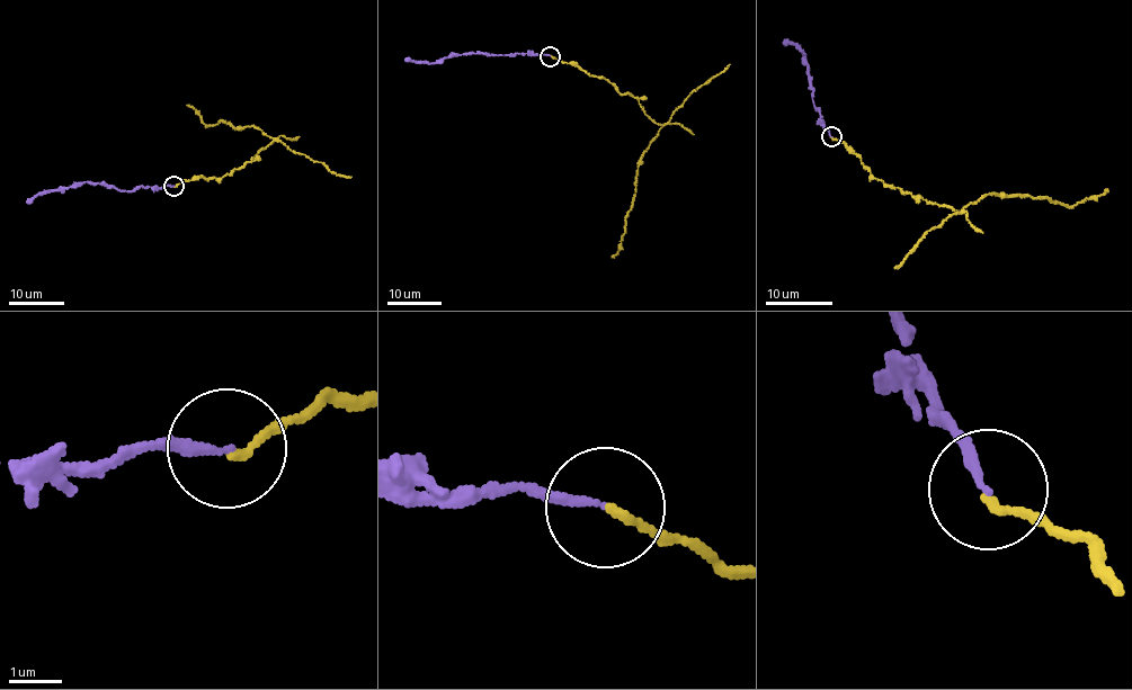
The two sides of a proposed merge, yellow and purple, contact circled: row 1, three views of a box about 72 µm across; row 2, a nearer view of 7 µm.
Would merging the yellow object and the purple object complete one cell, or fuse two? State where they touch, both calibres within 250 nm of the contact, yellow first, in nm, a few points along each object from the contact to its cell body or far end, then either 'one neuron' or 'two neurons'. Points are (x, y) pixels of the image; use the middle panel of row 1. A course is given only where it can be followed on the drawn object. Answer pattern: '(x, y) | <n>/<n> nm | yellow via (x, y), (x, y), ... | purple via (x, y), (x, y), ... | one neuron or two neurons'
(550, 56) | 130/160 nm | yellow via (551, 56), (604, 78), (621, 93), (636, 98), (644, 114), (665, 124), (638, 168), (621, 248), (612, 257) | purple via (551, 56), (462, 54), (424, 63), (404, 60) | two neurons

